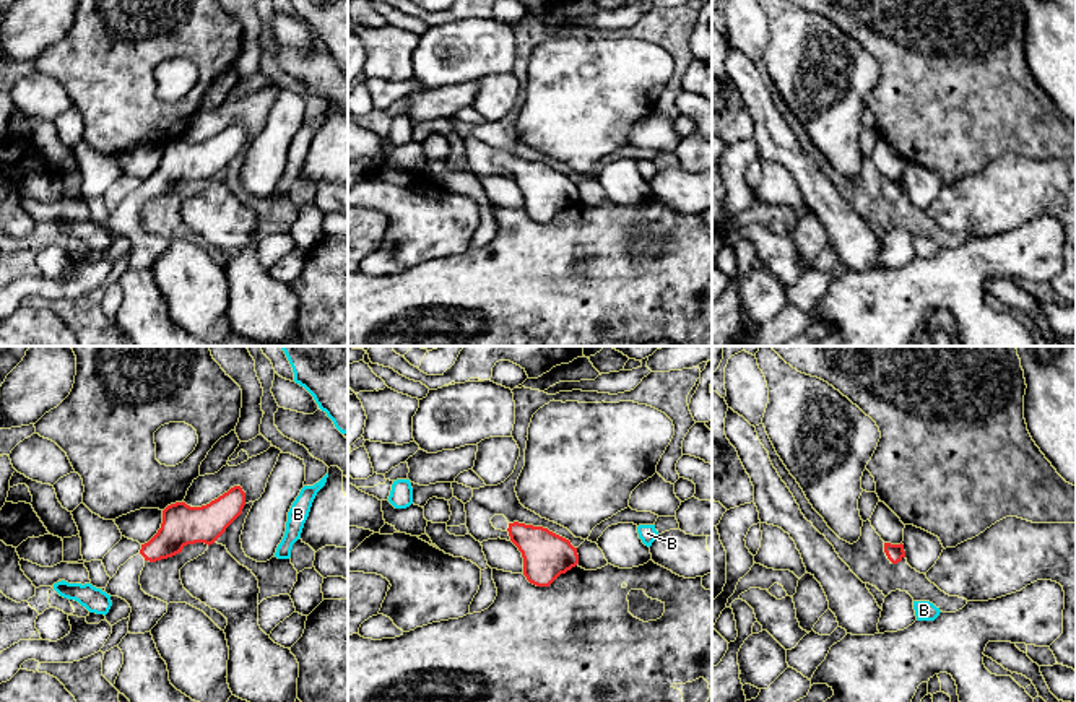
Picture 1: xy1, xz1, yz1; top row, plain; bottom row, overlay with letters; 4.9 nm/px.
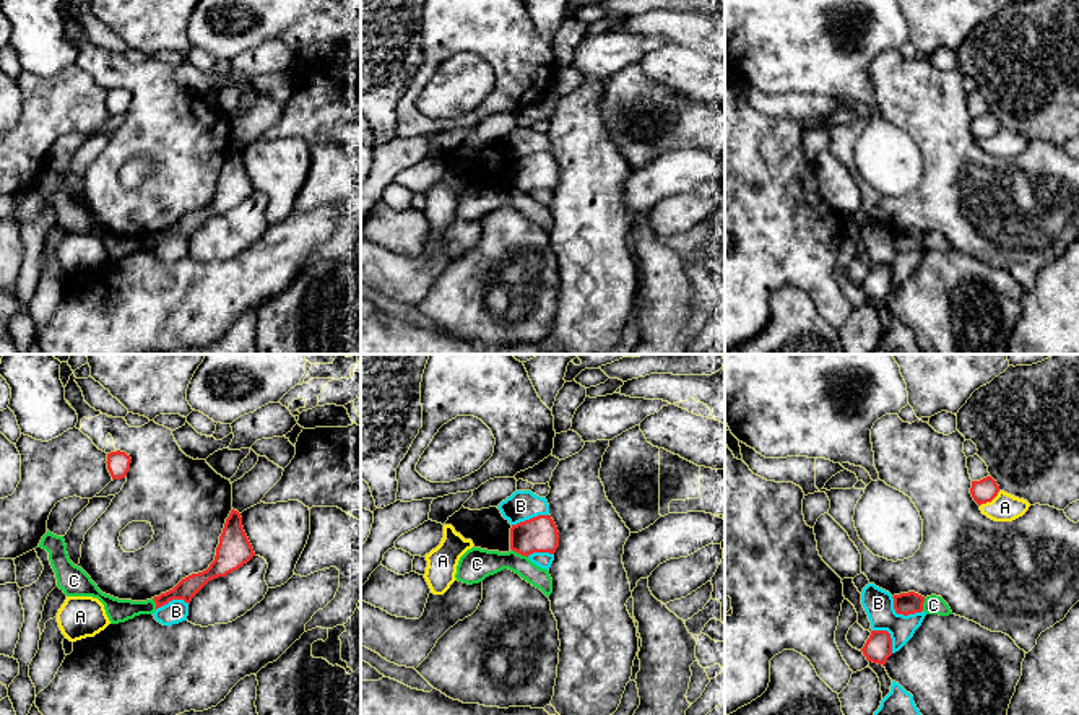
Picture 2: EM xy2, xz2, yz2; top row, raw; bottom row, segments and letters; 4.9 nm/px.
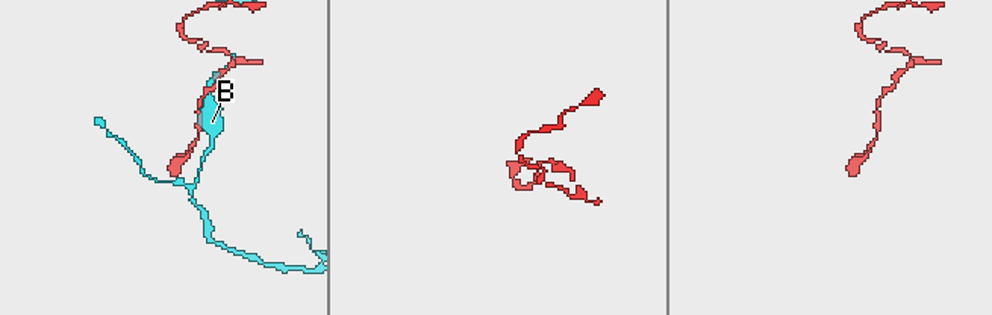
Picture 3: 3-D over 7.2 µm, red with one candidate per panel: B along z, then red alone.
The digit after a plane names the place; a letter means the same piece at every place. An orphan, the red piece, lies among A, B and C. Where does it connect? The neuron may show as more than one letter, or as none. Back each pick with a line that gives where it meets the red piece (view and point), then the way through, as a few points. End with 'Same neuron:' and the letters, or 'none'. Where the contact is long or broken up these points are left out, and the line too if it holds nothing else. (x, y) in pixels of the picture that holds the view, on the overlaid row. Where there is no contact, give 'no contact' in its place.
Same neuron: none

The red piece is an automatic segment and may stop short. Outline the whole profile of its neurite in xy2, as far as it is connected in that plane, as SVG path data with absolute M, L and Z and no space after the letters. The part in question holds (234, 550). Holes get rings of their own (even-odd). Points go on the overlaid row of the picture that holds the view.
M231 510L226 518L214 561L203 572L182 578L172 590L154 596L156 609L172 600L184 600L190 604L192 598L213 578L226 577L247 564L255 556L254 548L244 531L242 517Z

